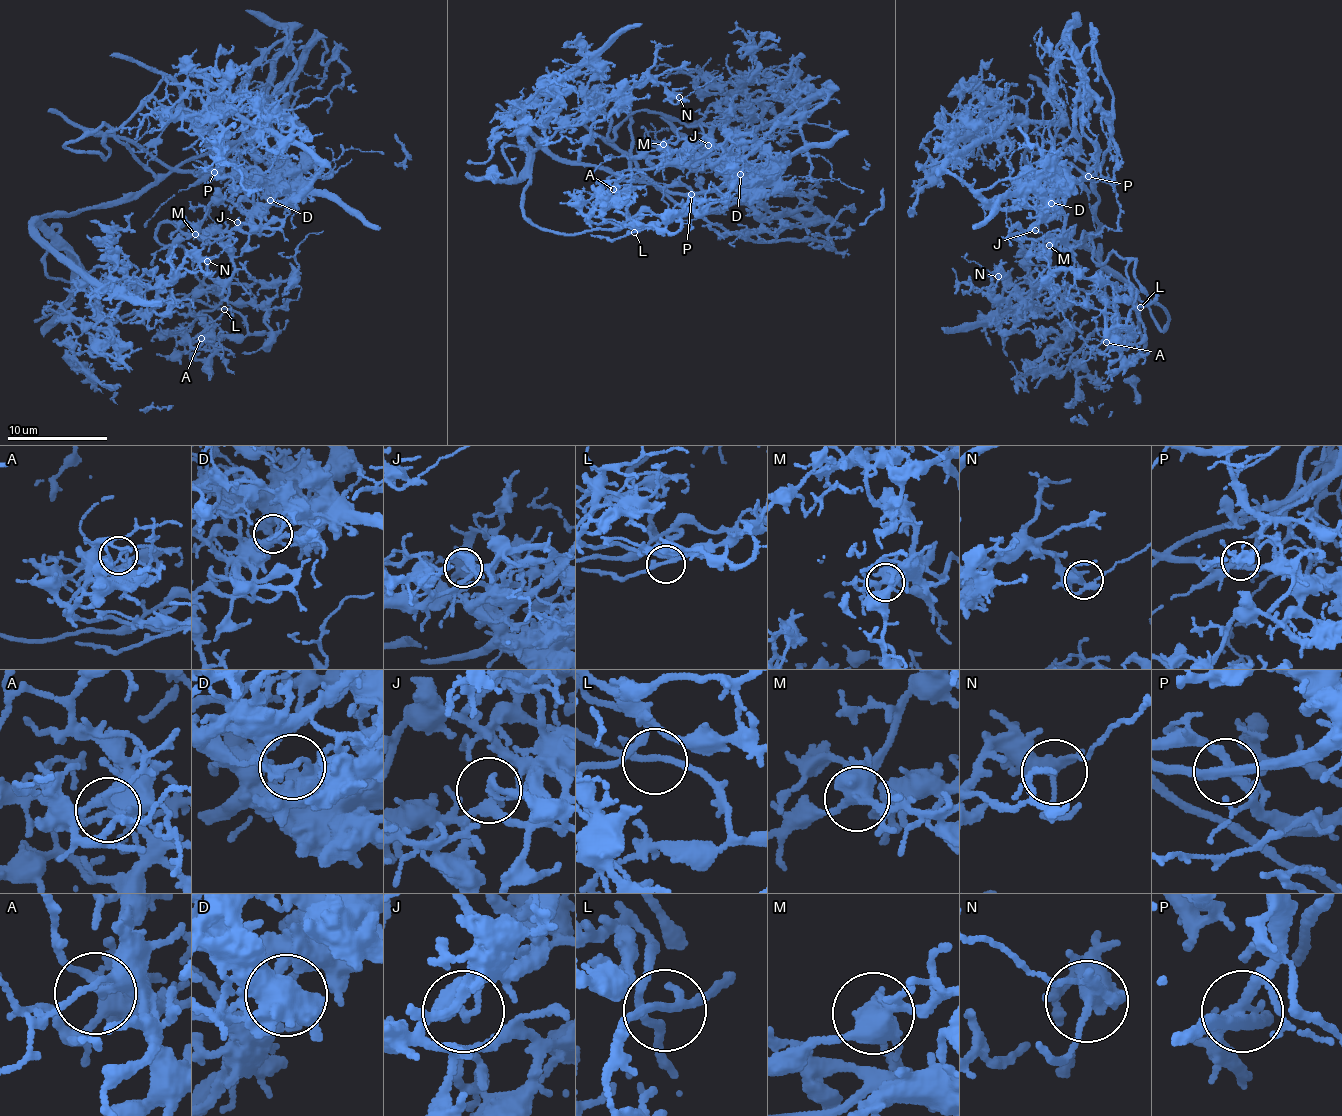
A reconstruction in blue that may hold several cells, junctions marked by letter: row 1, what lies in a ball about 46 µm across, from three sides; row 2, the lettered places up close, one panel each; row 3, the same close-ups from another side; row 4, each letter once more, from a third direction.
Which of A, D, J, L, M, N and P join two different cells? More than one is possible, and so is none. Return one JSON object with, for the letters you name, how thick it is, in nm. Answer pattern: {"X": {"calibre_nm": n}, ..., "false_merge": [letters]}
{"D": {"calibre_nm": 140}, "J": {"calibre_nm": 160}, "P": {"calibre_nm": 320}, "false_merge": ["D", "J", "P"]}

